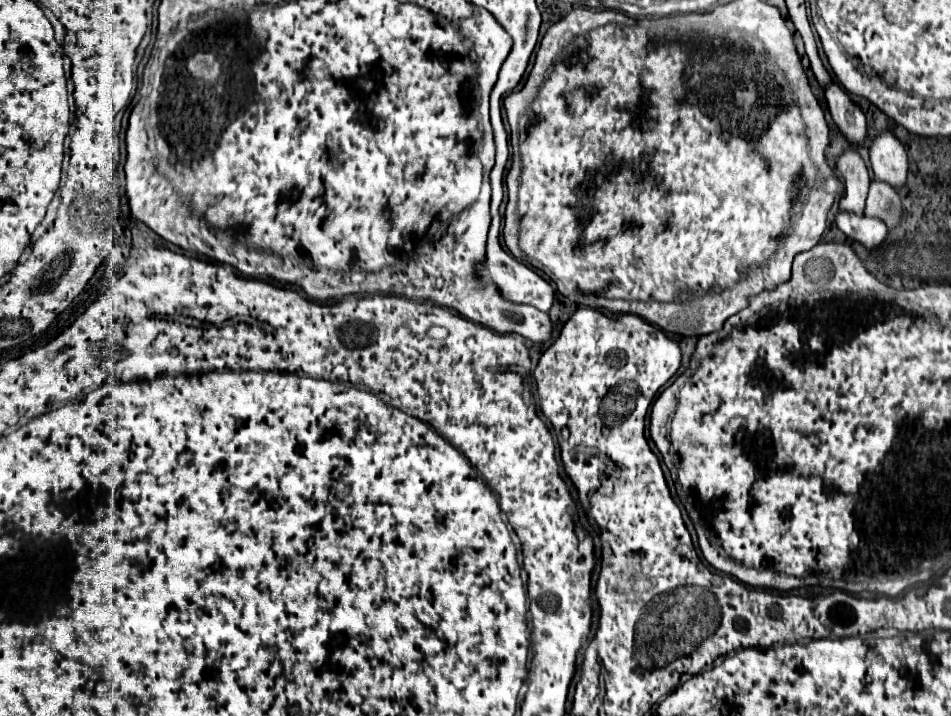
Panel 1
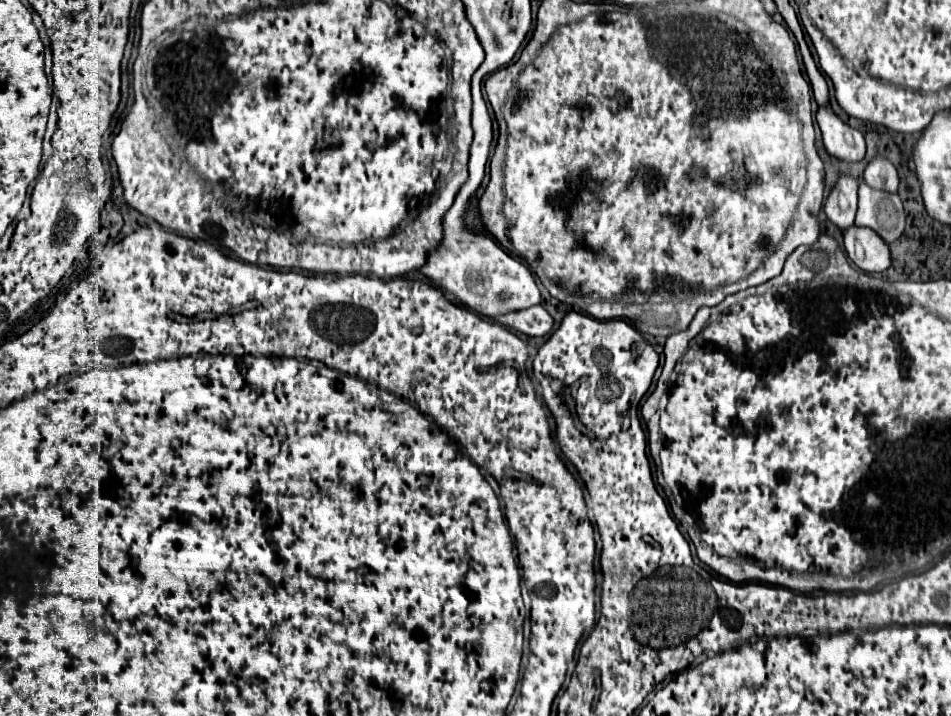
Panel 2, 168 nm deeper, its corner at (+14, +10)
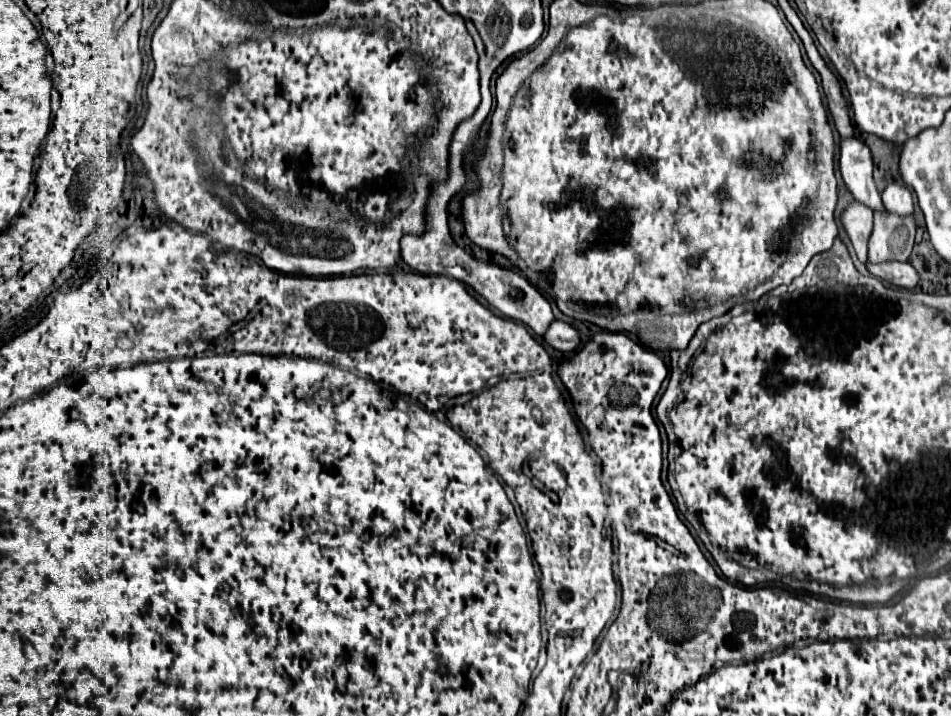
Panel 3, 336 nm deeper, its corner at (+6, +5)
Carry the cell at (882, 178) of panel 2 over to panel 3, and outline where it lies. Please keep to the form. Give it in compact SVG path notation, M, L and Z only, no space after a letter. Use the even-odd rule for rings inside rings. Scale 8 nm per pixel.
M888 183L886 189L882 191L882 203L886 211L896 213L896 215L912 215L914 205L912 205L912 195L902 183Z

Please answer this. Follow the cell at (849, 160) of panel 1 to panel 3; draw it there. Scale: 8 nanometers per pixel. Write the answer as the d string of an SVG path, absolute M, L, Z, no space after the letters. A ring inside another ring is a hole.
M850 203L844 213L842 213L842 225L852 241L852 247L858 255L858 259L862 263L866 263L868 259L868 253L866 253L866 245L868 245L868 237L872 233L872 209L866 207L864 203Z

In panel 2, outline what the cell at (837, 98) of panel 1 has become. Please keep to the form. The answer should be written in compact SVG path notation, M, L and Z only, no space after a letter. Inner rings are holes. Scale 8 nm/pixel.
M830 106L820 108L816 114L818 126L822 130L822 140L824 148L830 156L842 160L842 162L860 162L866 154L866 144L864 136L844 124Z

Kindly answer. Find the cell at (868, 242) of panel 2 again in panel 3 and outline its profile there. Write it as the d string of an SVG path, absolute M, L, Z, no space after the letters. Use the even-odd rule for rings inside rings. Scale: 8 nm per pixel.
M866 261L868 271L882 279L888 281L896 287L904 287L904 289L912 289L918 283L918 273L910 263L900 263L900 261L890 261L890 263L870 263Z

